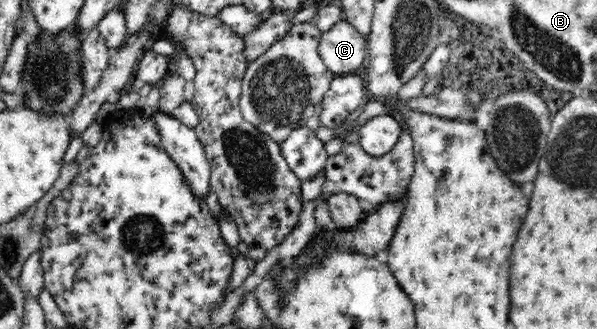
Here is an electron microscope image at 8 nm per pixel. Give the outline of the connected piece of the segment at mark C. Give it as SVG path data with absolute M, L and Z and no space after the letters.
M341 20L321 34L319 55L334 76L363 73L368 57L367 41L354 26Z

